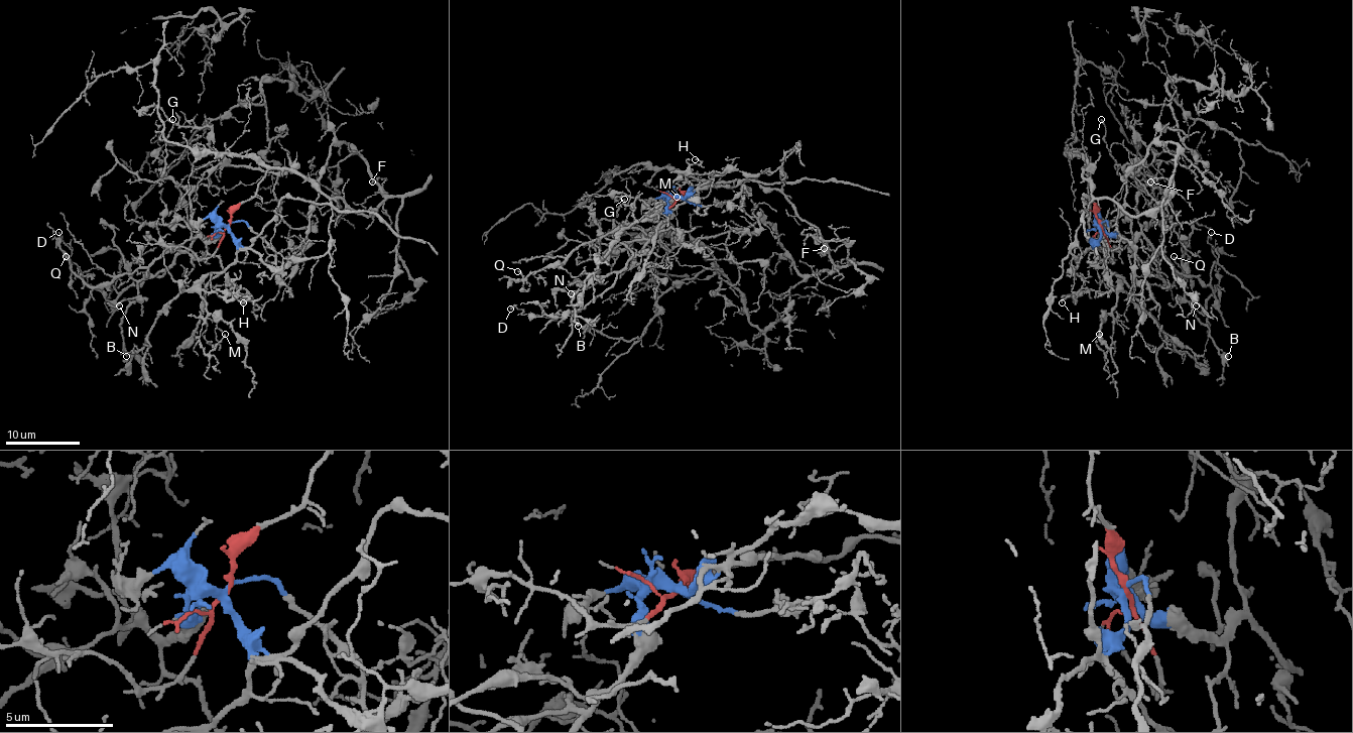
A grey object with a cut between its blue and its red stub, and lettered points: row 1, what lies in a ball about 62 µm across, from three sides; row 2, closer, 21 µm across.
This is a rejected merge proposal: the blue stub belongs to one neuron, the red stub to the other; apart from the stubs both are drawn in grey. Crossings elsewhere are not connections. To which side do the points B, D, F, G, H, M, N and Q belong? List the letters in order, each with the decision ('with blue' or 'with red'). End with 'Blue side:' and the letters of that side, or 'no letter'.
B: with blue
D: with blue
F: with red
G: with blue
H: with blue
M: with blue
N: with blue
Q: with blue
Blue side: B, D, G, H, M, N, Q

